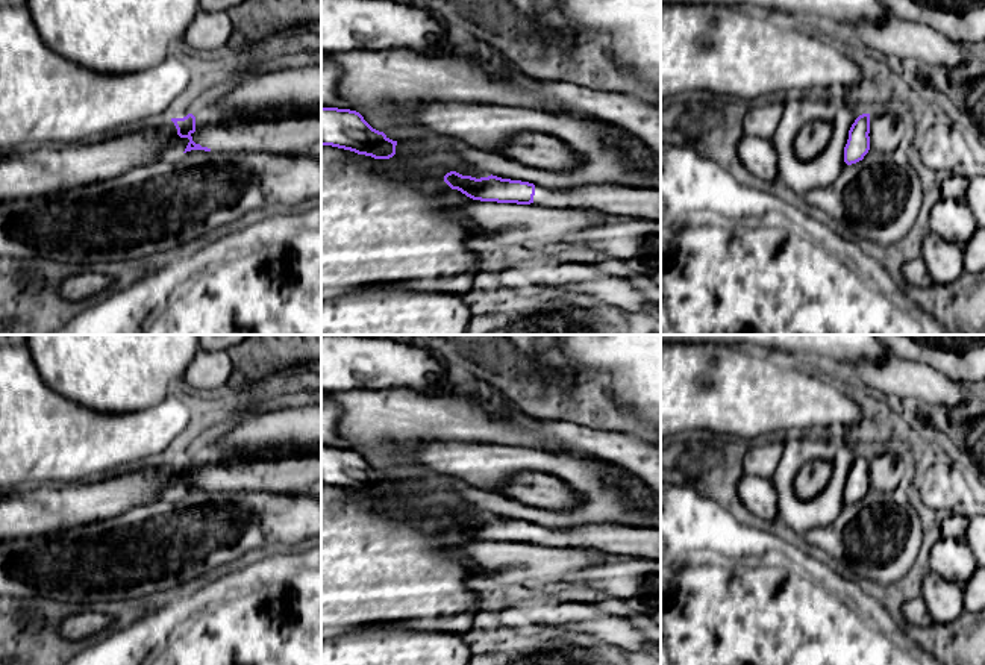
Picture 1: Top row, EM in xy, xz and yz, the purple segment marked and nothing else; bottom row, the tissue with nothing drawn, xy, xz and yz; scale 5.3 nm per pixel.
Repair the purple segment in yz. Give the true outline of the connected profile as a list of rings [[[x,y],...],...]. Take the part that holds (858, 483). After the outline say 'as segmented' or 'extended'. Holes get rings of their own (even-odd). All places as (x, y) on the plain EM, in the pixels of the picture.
[[[870,453],[859,454],[849,470],[849,479],[844,486],[844,501],[847,504],[864,498],[870,489]]]; as segmented

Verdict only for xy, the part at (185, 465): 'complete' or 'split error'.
split error

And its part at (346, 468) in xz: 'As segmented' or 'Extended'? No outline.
As segmented

